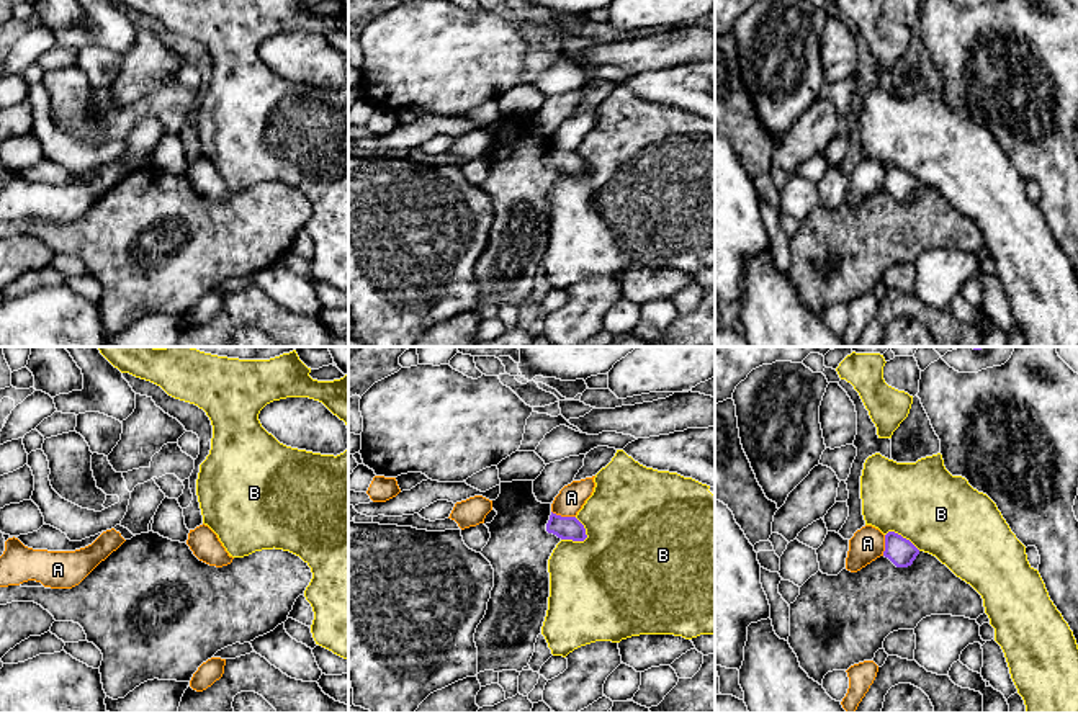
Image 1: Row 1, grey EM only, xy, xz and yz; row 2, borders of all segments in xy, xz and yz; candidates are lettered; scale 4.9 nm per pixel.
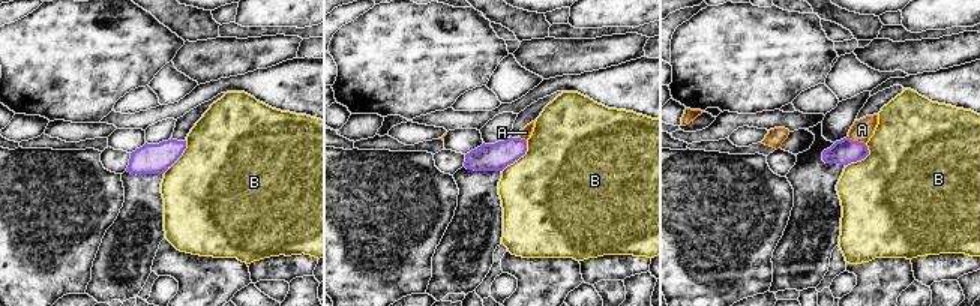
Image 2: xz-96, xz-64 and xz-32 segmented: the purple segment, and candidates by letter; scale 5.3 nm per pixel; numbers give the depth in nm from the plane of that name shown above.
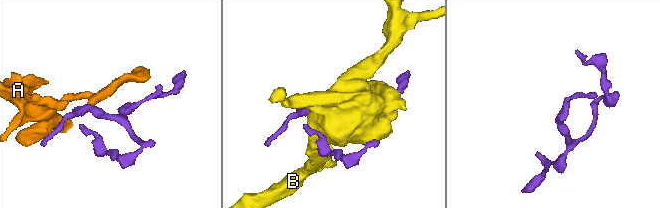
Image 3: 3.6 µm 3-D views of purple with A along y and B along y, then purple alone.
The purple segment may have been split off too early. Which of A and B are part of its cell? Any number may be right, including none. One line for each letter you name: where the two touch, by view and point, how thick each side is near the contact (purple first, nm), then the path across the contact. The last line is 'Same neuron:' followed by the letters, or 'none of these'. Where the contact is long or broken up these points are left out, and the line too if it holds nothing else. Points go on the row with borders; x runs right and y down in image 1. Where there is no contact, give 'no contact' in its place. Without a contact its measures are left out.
Same neuron: none of these

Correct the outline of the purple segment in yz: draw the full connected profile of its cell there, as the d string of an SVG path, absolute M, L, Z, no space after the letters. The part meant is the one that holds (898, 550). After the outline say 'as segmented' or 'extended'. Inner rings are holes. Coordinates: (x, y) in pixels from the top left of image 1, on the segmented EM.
M895 531L885 535L883 556L888 558L896 567L908 567L913 564L919 549L906 538Z; as segmented

